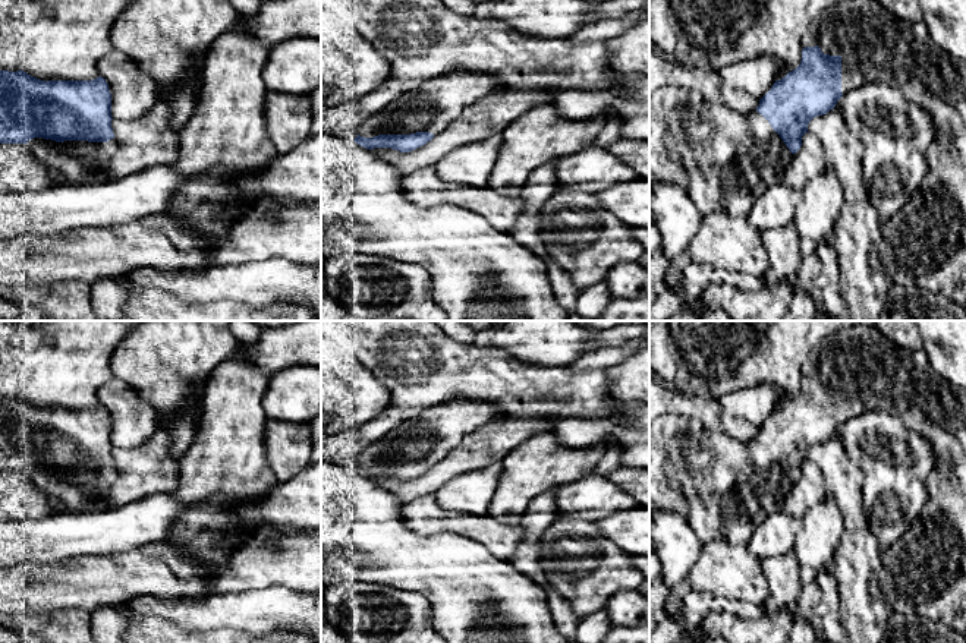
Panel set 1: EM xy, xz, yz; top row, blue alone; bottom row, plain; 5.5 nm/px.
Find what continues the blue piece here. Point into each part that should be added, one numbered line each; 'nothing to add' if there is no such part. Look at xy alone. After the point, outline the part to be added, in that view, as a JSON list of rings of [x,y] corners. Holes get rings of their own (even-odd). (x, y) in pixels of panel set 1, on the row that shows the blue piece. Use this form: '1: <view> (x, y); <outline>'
1: xy (75, 160); [[[34,138],[28,144],[37,158],[51,171],[60,173],[67,185],[84,185],[86,179],[108,167],[117,152],[117,141],[108,142],[64,141]]]

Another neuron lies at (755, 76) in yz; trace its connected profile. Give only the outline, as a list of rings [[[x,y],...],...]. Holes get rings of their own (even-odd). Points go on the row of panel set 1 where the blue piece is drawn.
[[[758,57],[717,70],[723,85],[746,91],[761,100],[777,81],[784,63],[774,57]]]

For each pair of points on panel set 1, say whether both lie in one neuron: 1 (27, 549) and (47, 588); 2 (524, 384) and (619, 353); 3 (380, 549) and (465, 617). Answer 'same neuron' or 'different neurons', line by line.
1: different neurons
2: different neurons
3: same neuron

